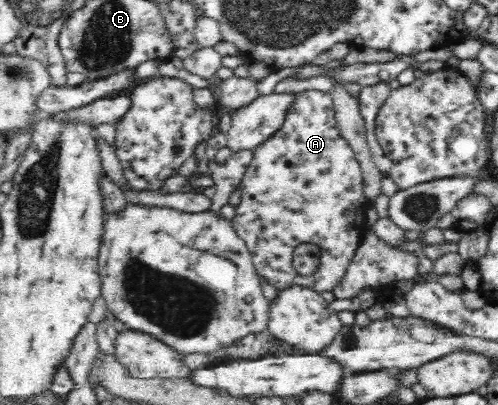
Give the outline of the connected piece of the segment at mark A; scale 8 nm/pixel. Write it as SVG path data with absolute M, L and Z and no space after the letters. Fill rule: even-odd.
M302 91L294 94L281 128L253 149L252 159L246 168L239 191L240 199L235 201L236 216L231 222L252 254L254 269L257 269L258 275L278 290L299 285L319 294L322 291L332 291L346 273L347 262L354 257L359 239L367 229L365 209L369 203L363 195L360 164L349 141L342 137L341 130L338 129L330 93ZM298 243L315 243L321 247L320 265L312 275L298 275L292 267L292 251Z

